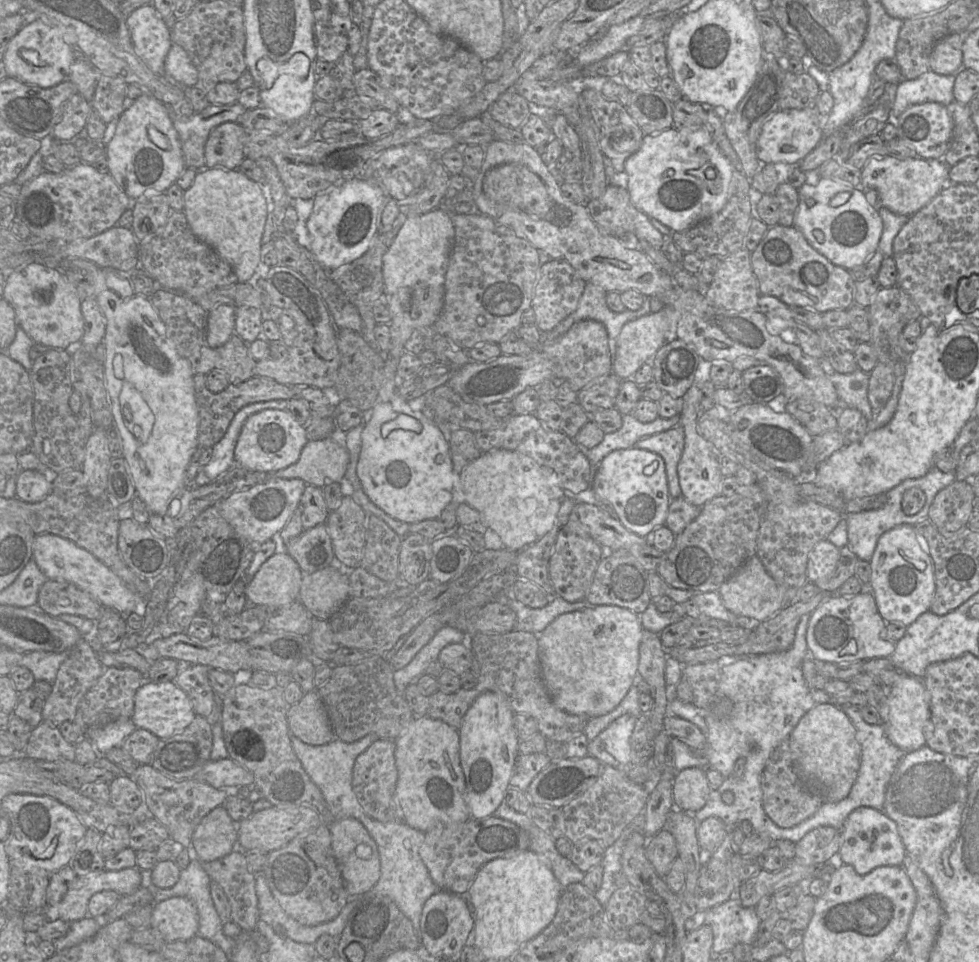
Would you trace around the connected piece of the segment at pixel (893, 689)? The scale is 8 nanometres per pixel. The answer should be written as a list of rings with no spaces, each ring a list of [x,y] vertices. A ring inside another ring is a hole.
[[[900,672],[897,680],[888,688],[886,700],[878,712],[886,736],[904,753],[913,752],[926,745],[930,709],[929,693],[922,678]]]

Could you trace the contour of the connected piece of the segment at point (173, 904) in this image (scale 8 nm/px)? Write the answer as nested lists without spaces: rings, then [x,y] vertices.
[[[184,897],[155,902],[151,927],[159,931],[166,942],[188,941],[198,935],[197,908],[192,901]]]

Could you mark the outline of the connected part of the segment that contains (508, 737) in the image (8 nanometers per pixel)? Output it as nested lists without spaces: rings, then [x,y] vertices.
[[[480,694],[466,712],[459,728],[460,763],[466,780],[466,802],[472,818],[482,819],[494,814],[505,801],[507,788],[517,755],[519,742],[513,724],[514,712],[498,694]]]

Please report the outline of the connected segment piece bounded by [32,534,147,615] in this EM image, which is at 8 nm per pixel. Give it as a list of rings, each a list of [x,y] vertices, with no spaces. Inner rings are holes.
[[[37,534],[33,542],[32,557],[47,579],[71,582],[104,607],[110,607],[124,615],[131,612],[144,615],[147,599],[133,593],[108,566],[73,541],[54,534]]]

